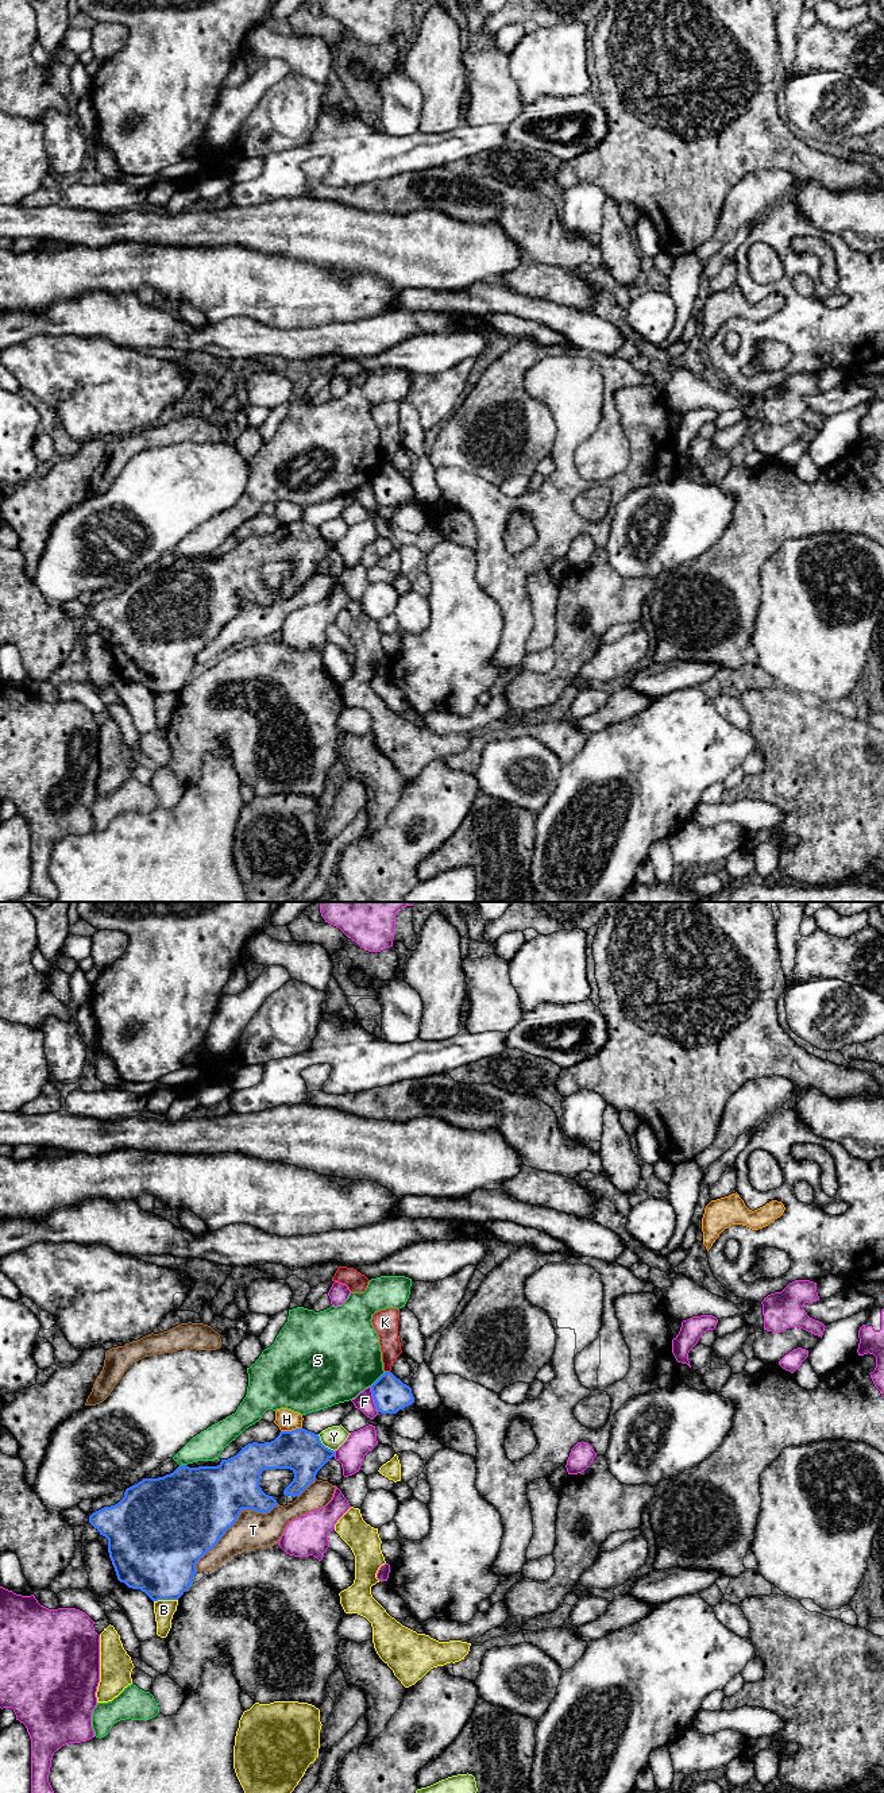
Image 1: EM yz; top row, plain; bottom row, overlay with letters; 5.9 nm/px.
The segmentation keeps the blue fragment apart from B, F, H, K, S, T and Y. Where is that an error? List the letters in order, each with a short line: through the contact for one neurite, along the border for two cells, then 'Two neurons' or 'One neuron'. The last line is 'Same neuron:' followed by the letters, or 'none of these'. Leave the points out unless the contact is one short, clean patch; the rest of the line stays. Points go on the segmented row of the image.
B: Two neurons
F: Two neurons
H: Two neurons
K: Line: yz (385, 1371), (389, 1372). Two neurons
S: Two neurons
T: Two neurons
Y: Two neurons
Same neuron: none of these

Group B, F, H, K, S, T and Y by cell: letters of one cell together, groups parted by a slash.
B K / F / H / S / T / Y

